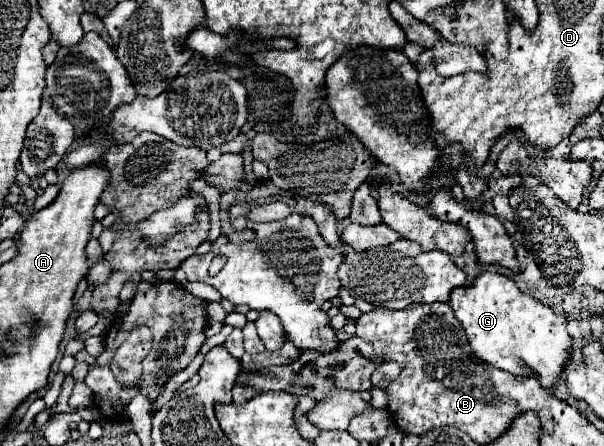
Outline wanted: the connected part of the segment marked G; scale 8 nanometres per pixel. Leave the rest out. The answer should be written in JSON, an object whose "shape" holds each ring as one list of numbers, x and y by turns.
{"shape":[[484,271,472,285,452,289,448,303,464,327,470,347,478,359,512,375,538,375,546,389,560,381,558,375,568,359,570,347,566,317,562,313,554,313,532,295,520,291,514,279]]}

